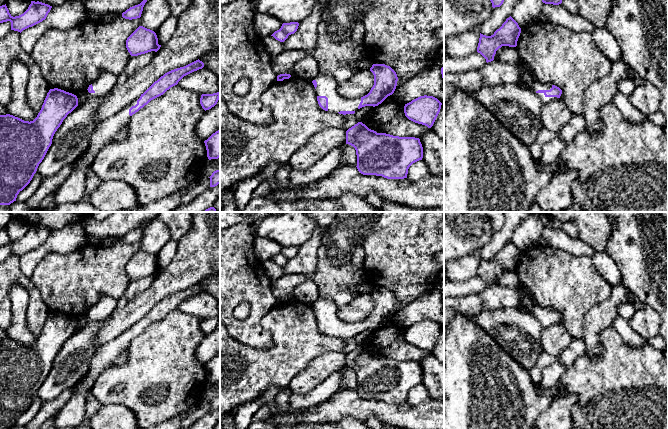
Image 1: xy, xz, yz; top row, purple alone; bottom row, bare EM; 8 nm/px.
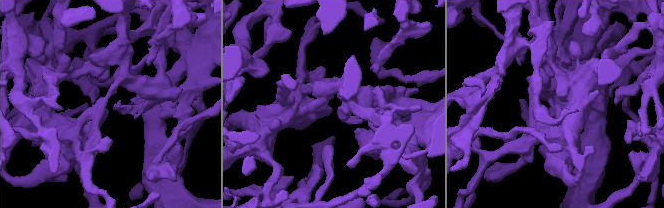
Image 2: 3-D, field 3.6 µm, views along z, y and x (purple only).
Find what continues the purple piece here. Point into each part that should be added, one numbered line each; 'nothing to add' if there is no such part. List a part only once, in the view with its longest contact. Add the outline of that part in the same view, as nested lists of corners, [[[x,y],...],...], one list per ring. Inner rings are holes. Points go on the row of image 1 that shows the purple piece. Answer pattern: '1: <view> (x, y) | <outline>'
1: yz (544, 99) | [[[536,93],[536,94],[537,94],[538,97],[541,99],[541,101],[542,101],[543,104],[558,99],[557,97],[546,97],[546,96],[544,95],[544,93]]]

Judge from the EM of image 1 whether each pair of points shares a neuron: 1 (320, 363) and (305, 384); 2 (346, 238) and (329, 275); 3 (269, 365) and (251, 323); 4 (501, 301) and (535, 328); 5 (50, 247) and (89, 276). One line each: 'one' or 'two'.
1: one
2: one
3: two
4: two
5: two

